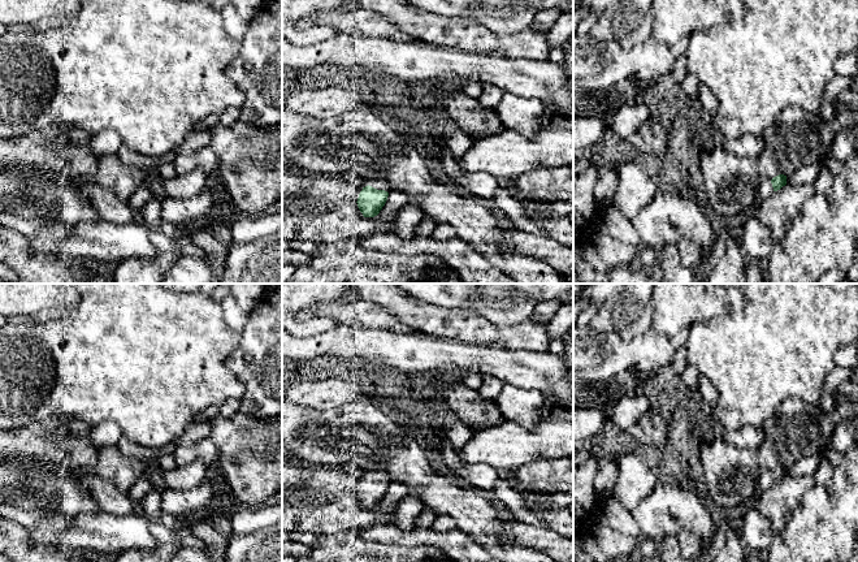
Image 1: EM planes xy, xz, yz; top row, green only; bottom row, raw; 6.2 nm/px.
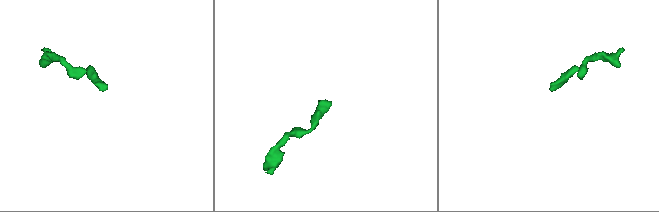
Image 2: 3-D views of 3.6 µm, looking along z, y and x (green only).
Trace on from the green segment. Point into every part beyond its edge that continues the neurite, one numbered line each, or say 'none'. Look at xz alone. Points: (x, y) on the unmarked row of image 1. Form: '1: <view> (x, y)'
1: xz (380, 476)

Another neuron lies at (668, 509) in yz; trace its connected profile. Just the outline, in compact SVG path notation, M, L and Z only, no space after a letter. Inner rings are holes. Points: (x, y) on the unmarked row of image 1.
M658 481L654 490L633 511L641 539L650 539L656 548L671 535L686 529L702 540L711 539L720 524L708 502L689 489Z

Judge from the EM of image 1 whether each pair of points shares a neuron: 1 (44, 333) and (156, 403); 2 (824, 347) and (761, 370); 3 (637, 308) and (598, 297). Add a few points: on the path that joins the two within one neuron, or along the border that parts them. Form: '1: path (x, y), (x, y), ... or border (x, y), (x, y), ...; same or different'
1: path (72, 344), (86, 358), (111, 358), (129, 376); same
2: path (809, 347), (783, 347), (776, 354); same
3: border (610, 297), (598, 307); different

